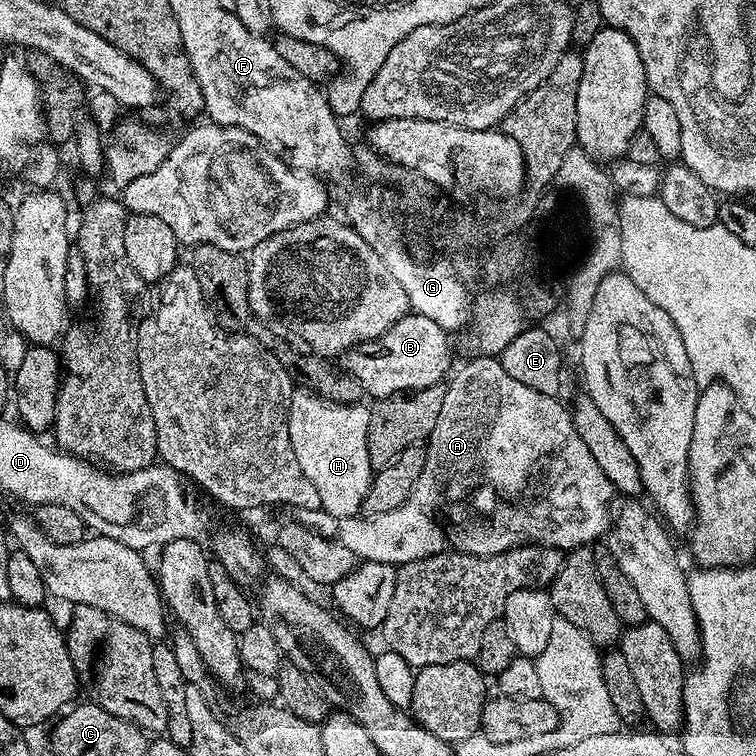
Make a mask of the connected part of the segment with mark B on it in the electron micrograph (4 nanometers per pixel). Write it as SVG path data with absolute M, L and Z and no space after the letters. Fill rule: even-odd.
M409 314L394 322L386 334L348 349L343 353L342 367L345 372L358 378L358 382L362 382L369 397L387 398L417 392L426 386L441 383L449 375L453 364L452 344L448 340L451 340L449 333L438 326L438 322Z

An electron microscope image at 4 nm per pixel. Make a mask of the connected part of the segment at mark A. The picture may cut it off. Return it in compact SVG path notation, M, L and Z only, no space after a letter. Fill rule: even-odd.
M476 354L472 358L469 364L462 365L460 369L457 367L447 381L442 398L442 411L439 412L438 422L434 422L434 430L426 441L426 466L422 466L422 474L418 474L418 482L414 482L414 490L410 490L410 498L406 498L406 502L402 502L400 507L402 522L412 524L418 530L422 524L428 524L428 520L432 520L432 524L436 524L434 535L436 540L440 540L438 552L447 552L449 549L460 550L460 540L464 540L468 545L462 550L472 556L493 556L510 548L516 548L519 544L544 544L547 548L571 550L599 541L614 520L613 513L611 511L608 513L614 489L606 474L602 474L598 462L594 462L594 454L590 454L578 430L574 430L571 411L567 407L560 408L559 399L540 396L538 390L530 390L530 386L522 386L522 382L510 378L510 374L506 374L497 357ZM515 392L520 394L520 397L517 398L516 404L512 404L512 395Z

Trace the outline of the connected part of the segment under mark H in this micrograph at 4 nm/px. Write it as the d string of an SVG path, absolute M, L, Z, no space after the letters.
M305 388L293 391L288 402L287 418L290 442L297 455L298 466L318 491L321 511L343 518L355 516L363 509L366 490L372 484L374 475L368 444L370 412L371 409L363 403L346 404L344 401L326 399Z

